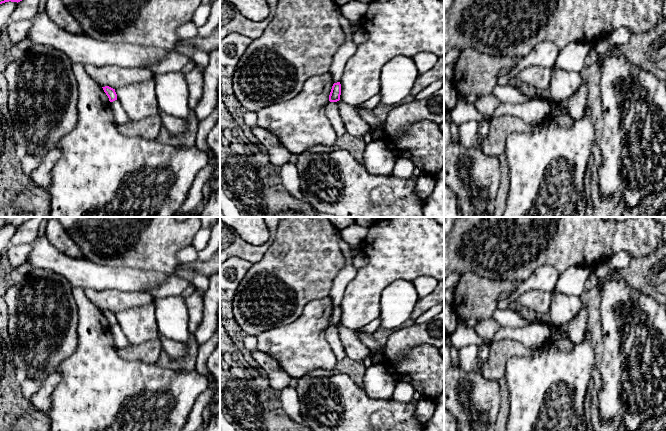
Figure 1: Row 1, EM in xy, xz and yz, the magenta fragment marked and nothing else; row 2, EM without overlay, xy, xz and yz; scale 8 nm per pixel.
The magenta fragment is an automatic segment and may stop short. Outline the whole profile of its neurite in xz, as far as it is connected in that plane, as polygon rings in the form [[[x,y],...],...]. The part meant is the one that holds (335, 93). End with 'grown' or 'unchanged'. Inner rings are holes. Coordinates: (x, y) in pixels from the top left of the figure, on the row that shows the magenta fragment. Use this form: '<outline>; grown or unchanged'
[[[340,82],[334,83],[329,95],[330,102],[337,102],[340,100],[341,95],[341,84]]]; unchanged

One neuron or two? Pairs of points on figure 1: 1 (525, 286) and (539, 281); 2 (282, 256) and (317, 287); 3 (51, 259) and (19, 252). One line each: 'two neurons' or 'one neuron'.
1: one neuron
2: one neuron
3: two neurons

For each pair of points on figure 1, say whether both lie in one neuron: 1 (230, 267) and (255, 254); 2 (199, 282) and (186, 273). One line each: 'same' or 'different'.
1: different
2: same

